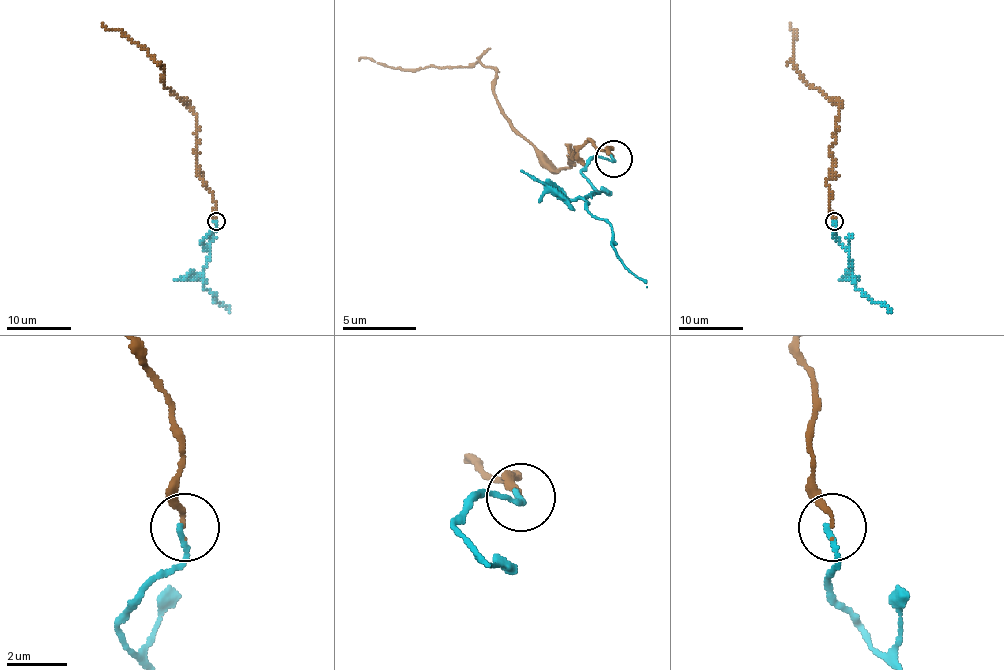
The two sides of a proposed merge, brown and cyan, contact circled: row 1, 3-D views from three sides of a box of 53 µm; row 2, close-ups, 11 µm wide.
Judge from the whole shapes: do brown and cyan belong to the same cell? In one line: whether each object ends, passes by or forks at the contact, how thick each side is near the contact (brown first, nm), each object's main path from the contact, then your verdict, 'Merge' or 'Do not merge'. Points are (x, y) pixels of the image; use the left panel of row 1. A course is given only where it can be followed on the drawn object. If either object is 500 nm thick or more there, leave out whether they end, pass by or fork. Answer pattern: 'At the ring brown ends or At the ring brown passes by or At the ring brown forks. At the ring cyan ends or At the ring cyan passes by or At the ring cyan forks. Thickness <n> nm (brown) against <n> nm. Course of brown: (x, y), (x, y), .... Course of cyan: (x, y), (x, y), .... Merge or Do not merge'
At the ring brown ends. At the ring cyan ends. Thickness 170 nm (brown) against 180 nm. Course of brown: (215, 222), (215, 201), (197, 165), (196, 115), (167, 87), (162, 66), (118, 29), (103, 24). Course of cyan: (215, 222), (215, 228), (202, 243), (209, 253), (202, 272), (204, 285), (215, 295), (217, 303), (230, 311). Do not merge

